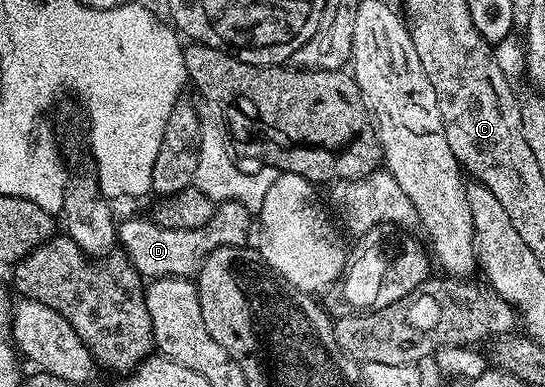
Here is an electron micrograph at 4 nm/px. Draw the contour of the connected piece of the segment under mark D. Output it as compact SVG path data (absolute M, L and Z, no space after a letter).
M238 201L220 202L209 221L197 229L165 229L153 219L147 219L127 219L117 227L117 243L122 254L147 279L196 276L209 253L219 247L246 242L249 227L253 225L250 211Z

